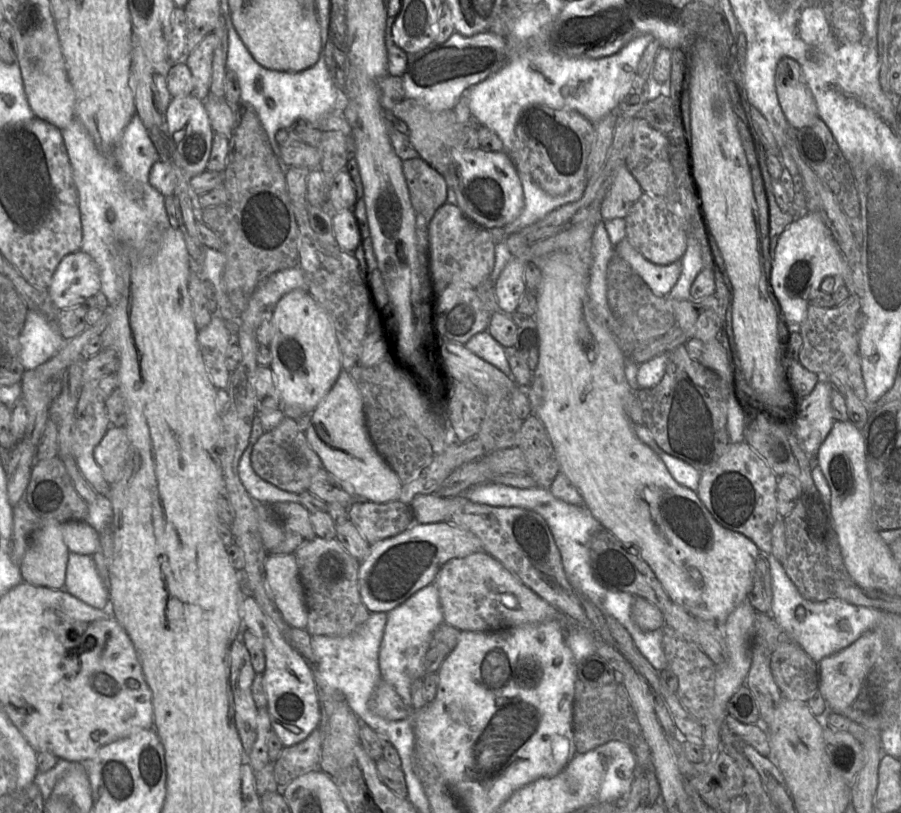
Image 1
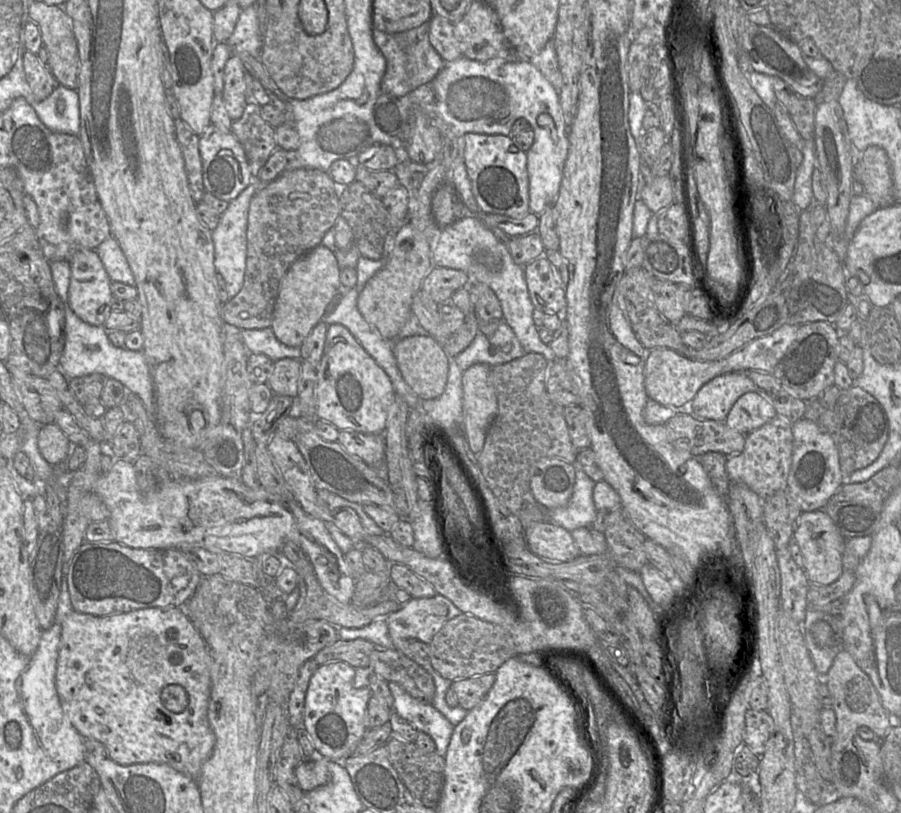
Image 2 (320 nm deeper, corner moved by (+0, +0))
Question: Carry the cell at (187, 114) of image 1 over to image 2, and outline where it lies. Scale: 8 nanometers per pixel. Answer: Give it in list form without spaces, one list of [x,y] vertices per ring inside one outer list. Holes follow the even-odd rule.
[[[213,125],[199,136],[203,184],[206,192],[226,202],[236,199],[255,179],[245,150],[231,132],[223,132]]]

